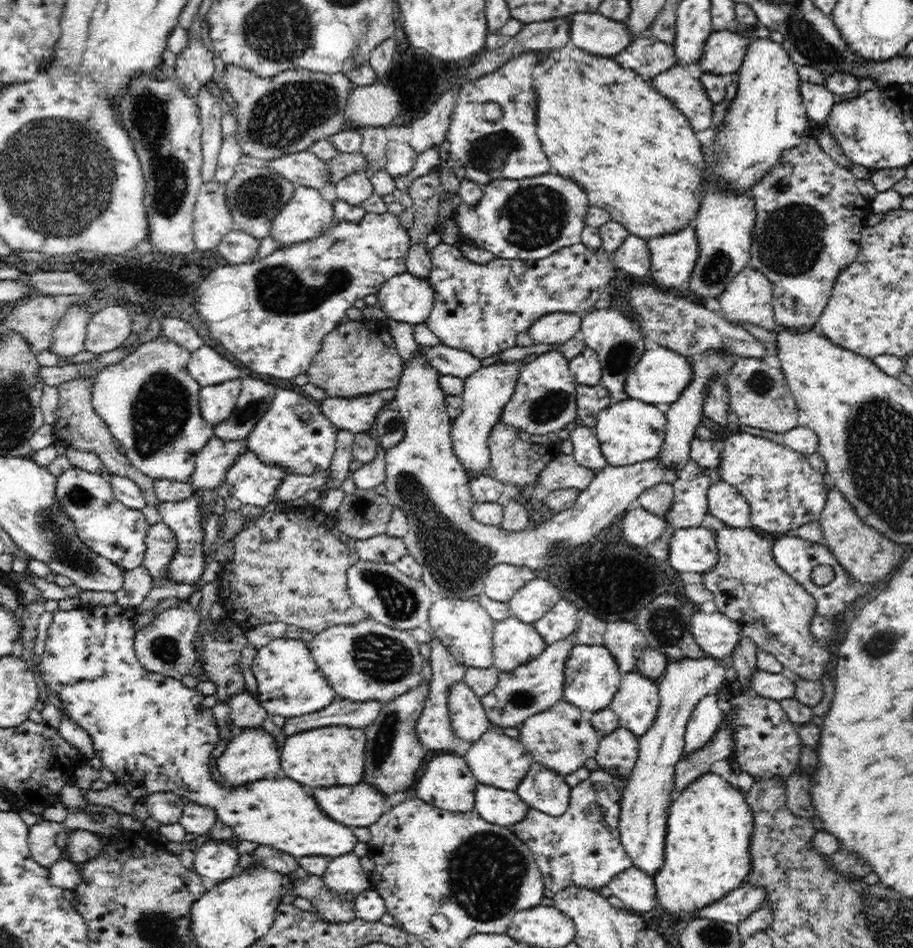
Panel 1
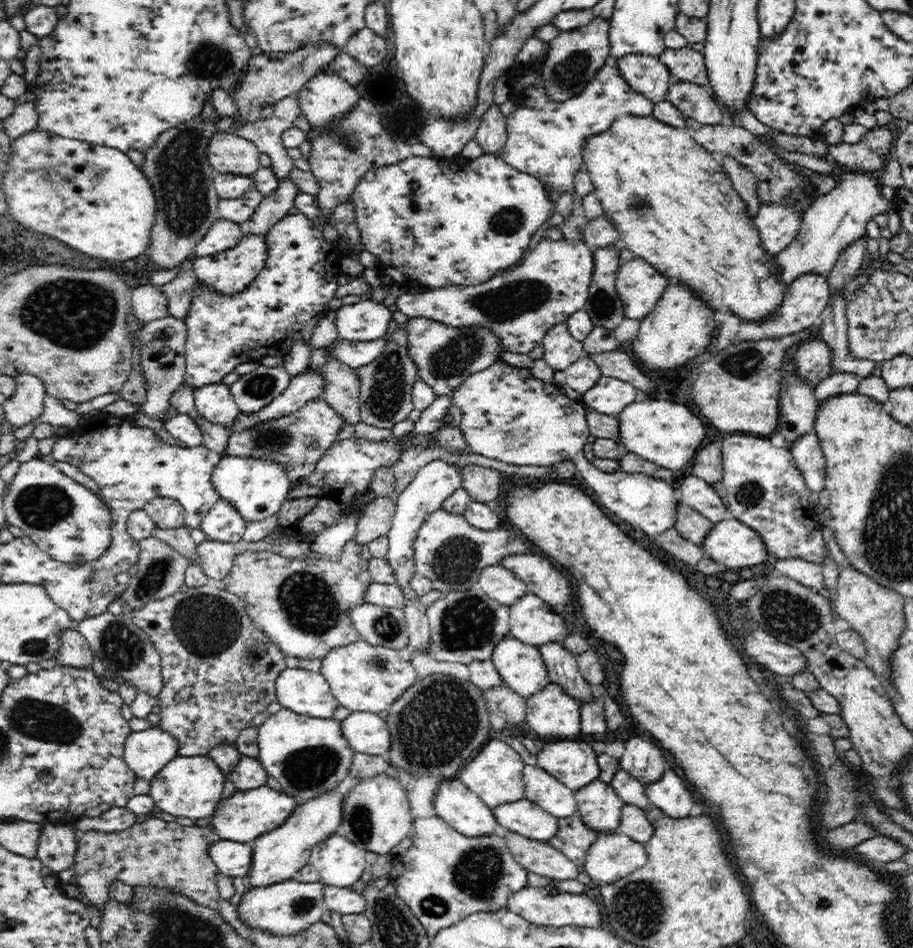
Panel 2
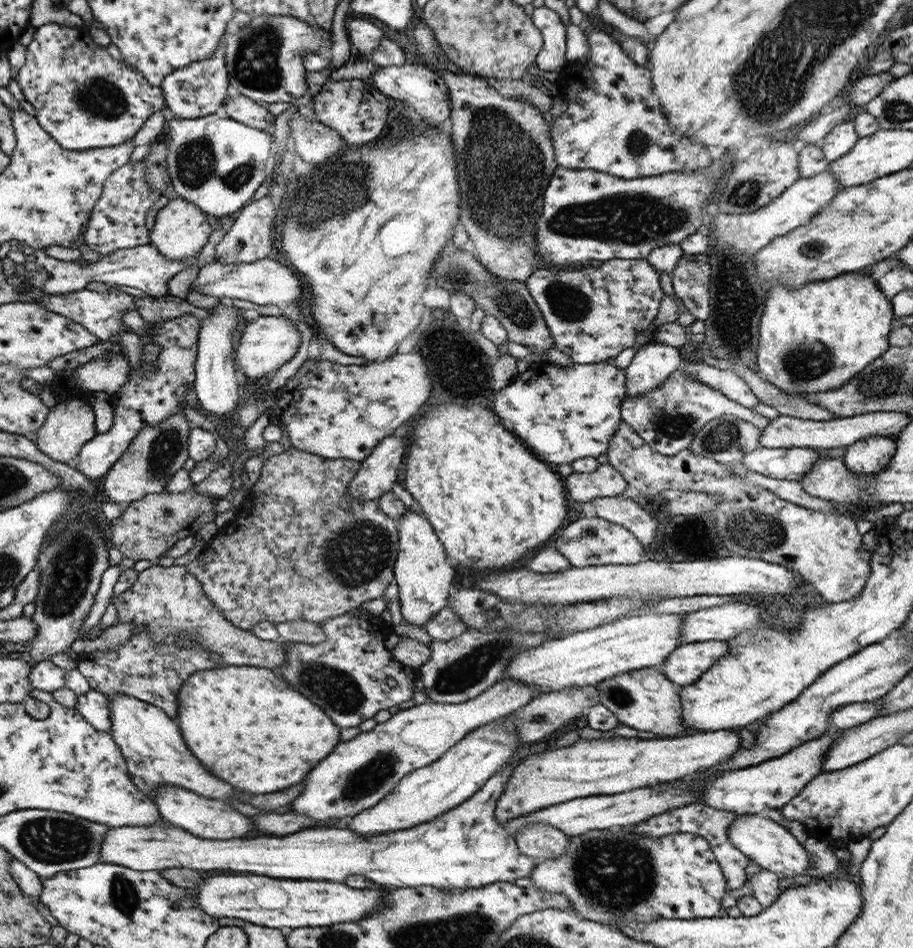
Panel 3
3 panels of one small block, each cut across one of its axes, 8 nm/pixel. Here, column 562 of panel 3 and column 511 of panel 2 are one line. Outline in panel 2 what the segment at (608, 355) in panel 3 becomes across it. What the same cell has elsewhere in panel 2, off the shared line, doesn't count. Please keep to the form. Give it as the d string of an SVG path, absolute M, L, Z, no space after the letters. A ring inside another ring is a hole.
M541 240L526 256L510 270L494 275L485 283L477 285L454 285L450 288L426 290L425 293L412 295L404 293L397 298L394 309L408 318L424 316L426 319L443 323L446 327L482 327L490 329L501 342L501 352L528 354L536 346L541 346L546 332L568 321L575 313L585 309L589 295L590 280L594 271L593 251L582 242L574 240Z

